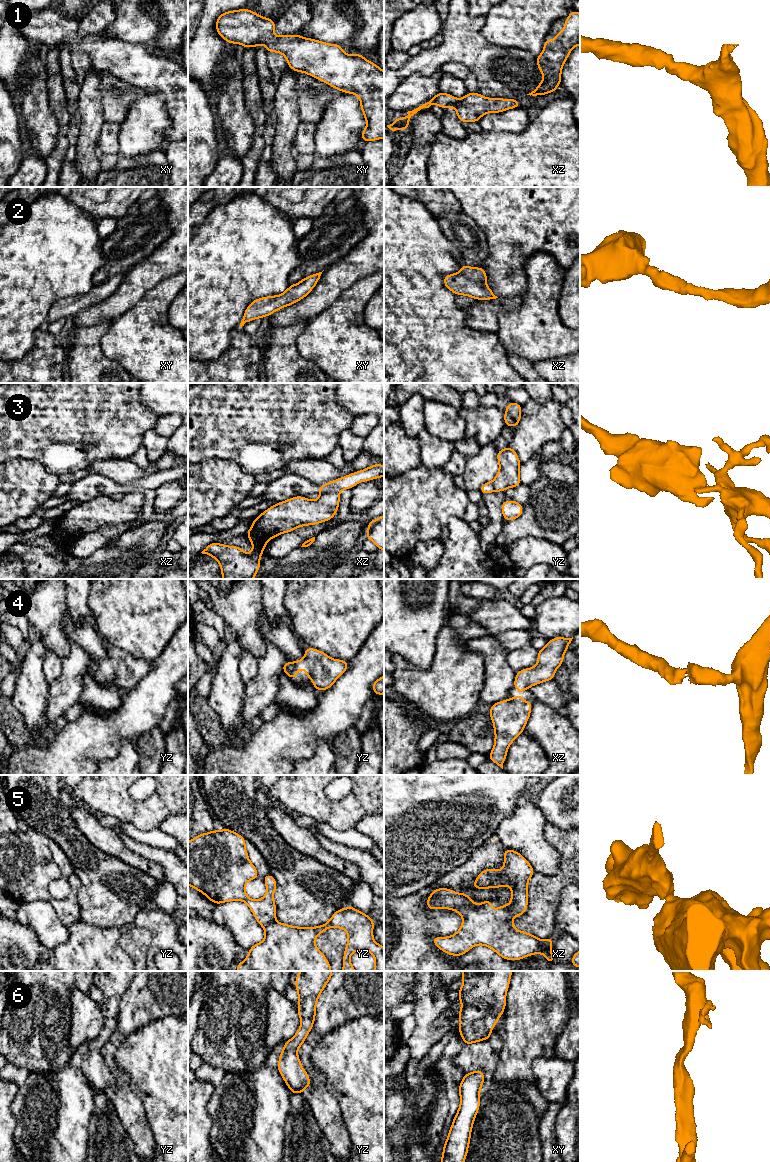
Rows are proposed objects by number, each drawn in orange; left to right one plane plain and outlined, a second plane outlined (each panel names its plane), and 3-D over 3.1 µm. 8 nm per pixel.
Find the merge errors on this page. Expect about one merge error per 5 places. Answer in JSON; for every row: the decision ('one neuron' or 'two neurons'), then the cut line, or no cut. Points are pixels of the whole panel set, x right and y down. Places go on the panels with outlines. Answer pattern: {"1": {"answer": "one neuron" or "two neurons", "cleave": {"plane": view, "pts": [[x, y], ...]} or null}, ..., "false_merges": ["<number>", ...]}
{"1": {"answer": "one neuron", "cleave": null}, "2": {"answer": "one neuron", "cleave": null}, "3": {"answer": "two neurons", "cleave": {"plane": "xz", "pts": [[338, 492], [331, 491], [320, 494]]}}, "4": {"answer": "one neuron", "cleave": null}, "5": {"answer": "two neurons", "cleave": {"plane": "yz", "pts": [[274, 920], [263, 927]]}}, "6": {"answer": "one neuron", "cleave": null}, "false_merges": ["3", "5"]}

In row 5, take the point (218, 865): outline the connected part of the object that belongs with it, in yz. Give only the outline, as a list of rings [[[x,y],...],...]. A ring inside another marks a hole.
[[[227,828],[203,833],[191,839],[188,842],[188,885],[203,893],[214,904],[234,900],[245,902],[257,922],[264,928],[276,919],[276,905],[273,896],[277,883],[269,873],[264,876],[267,889],[265,896],[259,900],[248,897],[244,890],[246,883],[256,879],[259,875],[248,858],[245,842],[244,837]]]

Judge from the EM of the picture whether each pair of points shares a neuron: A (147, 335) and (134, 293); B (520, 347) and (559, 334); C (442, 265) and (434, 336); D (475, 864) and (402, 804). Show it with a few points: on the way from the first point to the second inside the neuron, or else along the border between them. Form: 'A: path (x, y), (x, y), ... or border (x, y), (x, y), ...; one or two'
A: border (155, 286), (119, 316); two
B: path (530, 337), (549, 336); one
C: path (434, 282), (433, 318); one
D: border (486, 842), (480, 845), (462, 864), (449, 871); two

